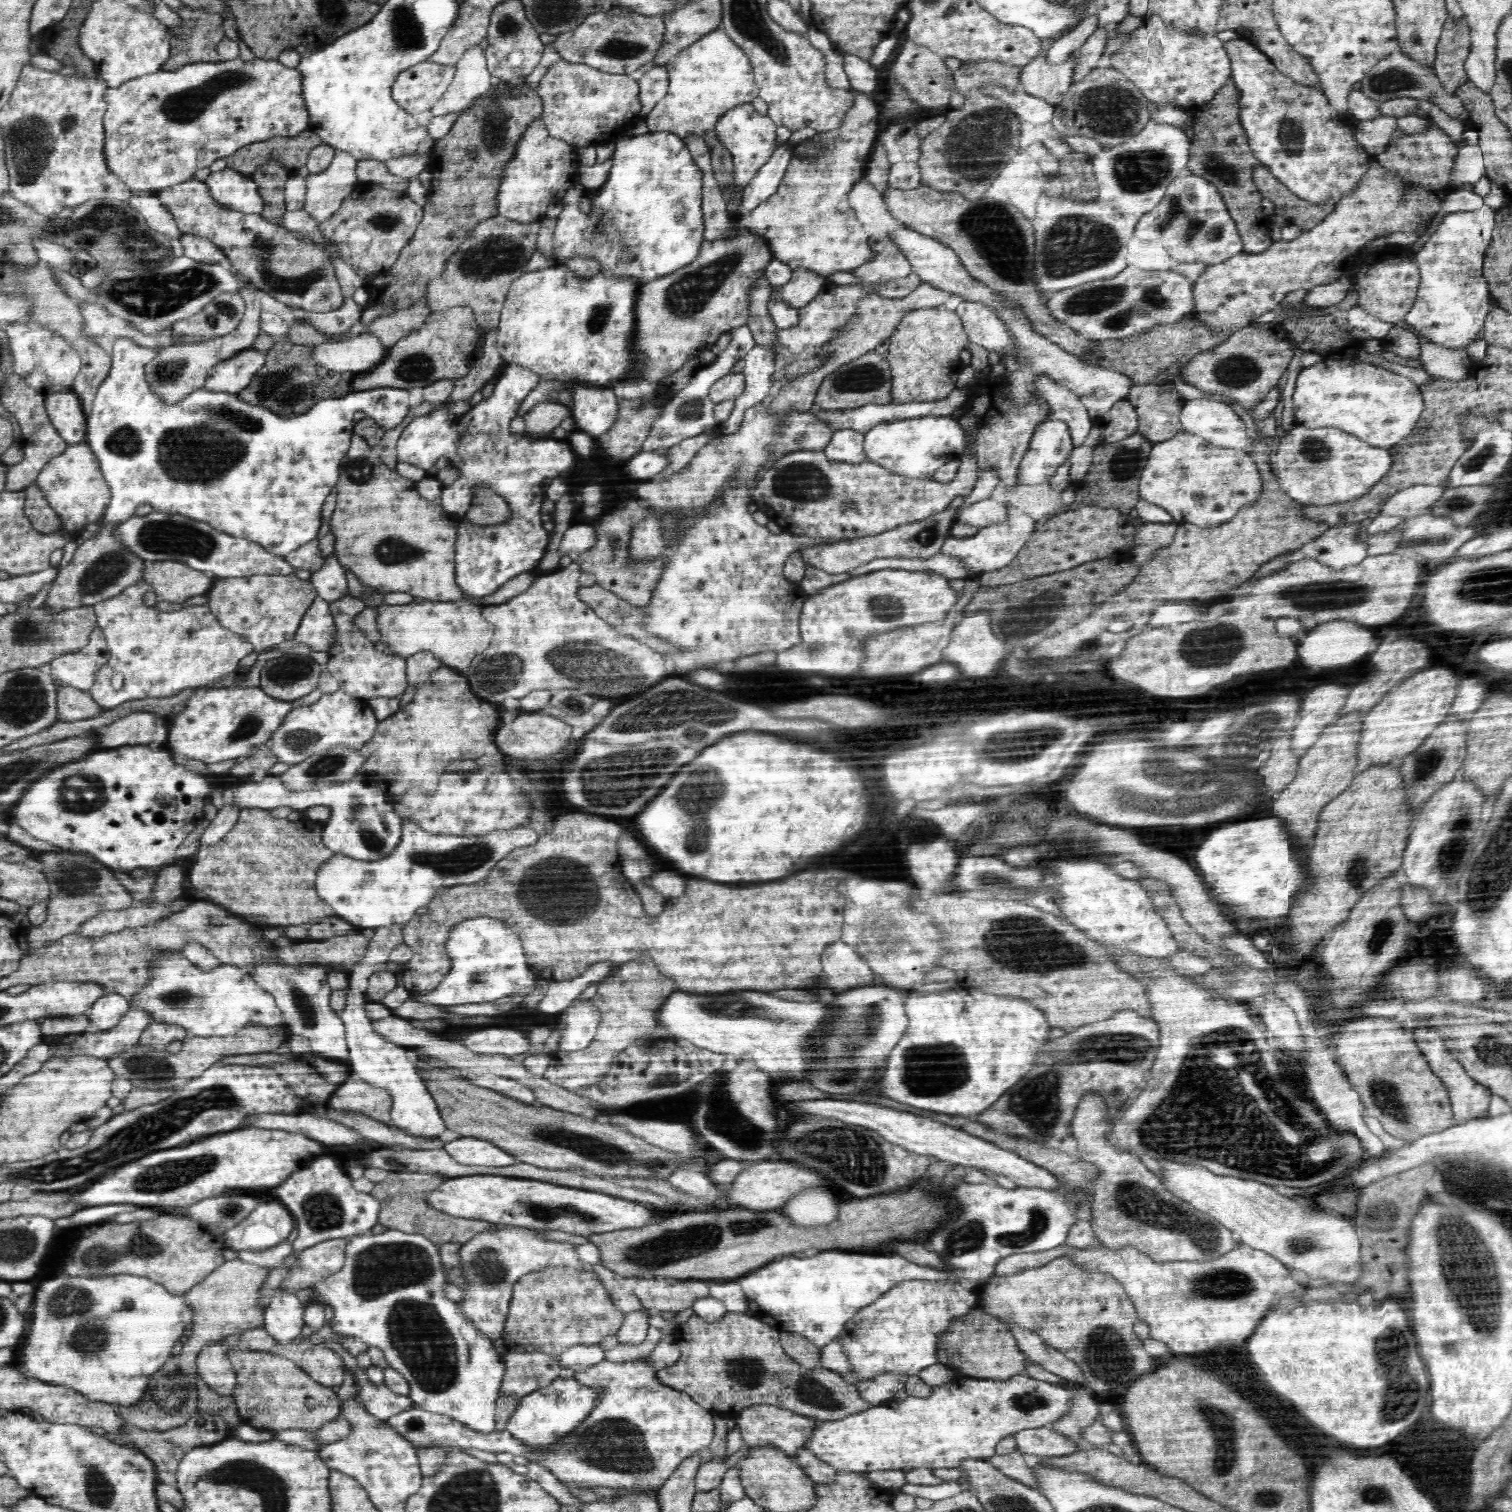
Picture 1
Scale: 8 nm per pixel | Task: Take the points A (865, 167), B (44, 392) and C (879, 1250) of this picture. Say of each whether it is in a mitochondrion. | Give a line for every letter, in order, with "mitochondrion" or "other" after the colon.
A: other
B: other
C: other

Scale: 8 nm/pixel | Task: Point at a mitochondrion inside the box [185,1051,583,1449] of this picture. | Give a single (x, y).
(388, 1271)

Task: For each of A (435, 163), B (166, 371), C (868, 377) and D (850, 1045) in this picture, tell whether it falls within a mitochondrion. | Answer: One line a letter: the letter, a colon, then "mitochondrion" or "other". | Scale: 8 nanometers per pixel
A: other
B: mitochondrion
C: mitochondrion
D: mitochondrion

